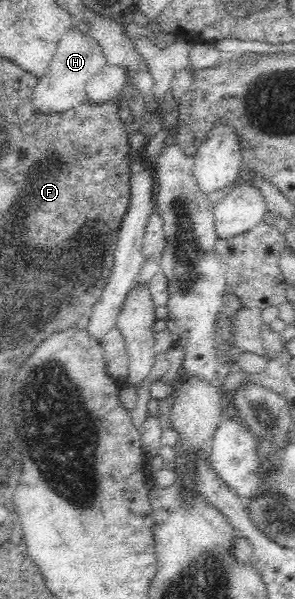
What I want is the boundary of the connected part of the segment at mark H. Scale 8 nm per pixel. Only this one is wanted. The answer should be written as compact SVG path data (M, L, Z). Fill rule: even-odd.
M78 29L68 30L62 34L48 71L37 80L31 102L36 114L59 114L86 102L86 84L104 66L106 60L100 44L90 36L82 34Z

